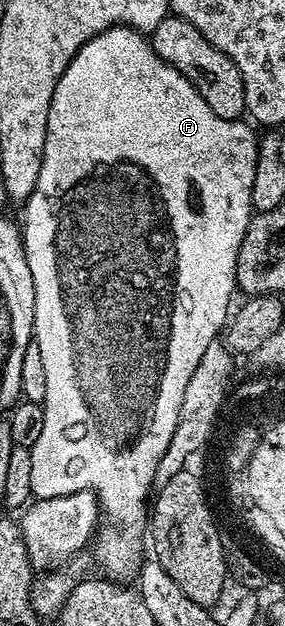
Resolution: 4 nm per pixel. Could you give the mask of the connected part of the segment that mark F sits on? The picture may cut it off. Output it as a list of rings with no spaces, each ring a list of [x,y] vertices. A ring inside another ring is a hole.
[[[118,26],[106,29],[101,35],[96,35],[70,61],[66,73],[58,81],[54,89],[54,97],[50,101],[50,117],[48,118],[48,128],[46,129],[46,145],[42,153],[42,169],[38,169],[38,181],[30,193],[30,197],[23,204],[24,223],[22,219],[22,234],[24,237],[24,252],[30,265],[30,277],[34,277],[34,321],[32,322],[32,334],[38,349],[42,352],[42,361],[46,368],[46,397],[43,401],[44,420],[42,421],[42,433],[38,436],[38,441],[34,441],[31,447],[32,452],[32,494],[36,497],[47,497],[50,495],[69,495],[79,491],[95,491],[96,497],[100,501],[100,514],[102,522],[98,527],[98,540],[100,539],[100,563],[105,567],[107,574],[112,577],[119,577],[121,580],[128,581],[128,578],[139,576],[140,564],[146,543],[140,538],[146,535],[146,520],[150,515],[150,496],[154,491],[155,470],[158,469],[158,461],[162,460],[162,455],[166,453],[170,439],[174,435],[175,426],[179,421],[179,409],[183,405],[183,394],[186,393],[187,382],[190,381],[191,374],[198,366],[198,361],[202,360],[207,346],[218,339],[218,336],[225,330],[226,324],[230,319],[230,308],[232,303],[232,291],[237,290],[236,285],[236,262],[238,261],[238,249],[242,245],[244,230],[248,228],[248,223],[254,214],[252,210],[252,186],[254,185],[254,169],[256,168],[256,145],[258,142],[257,132],[252,132],[250,128],[240,119],[223,119],[218,117],[210,109],[210,105],[190,85],[190,81],[178,69],[174,69],[152,47],[151,42],[141,32],[133,27]]]

